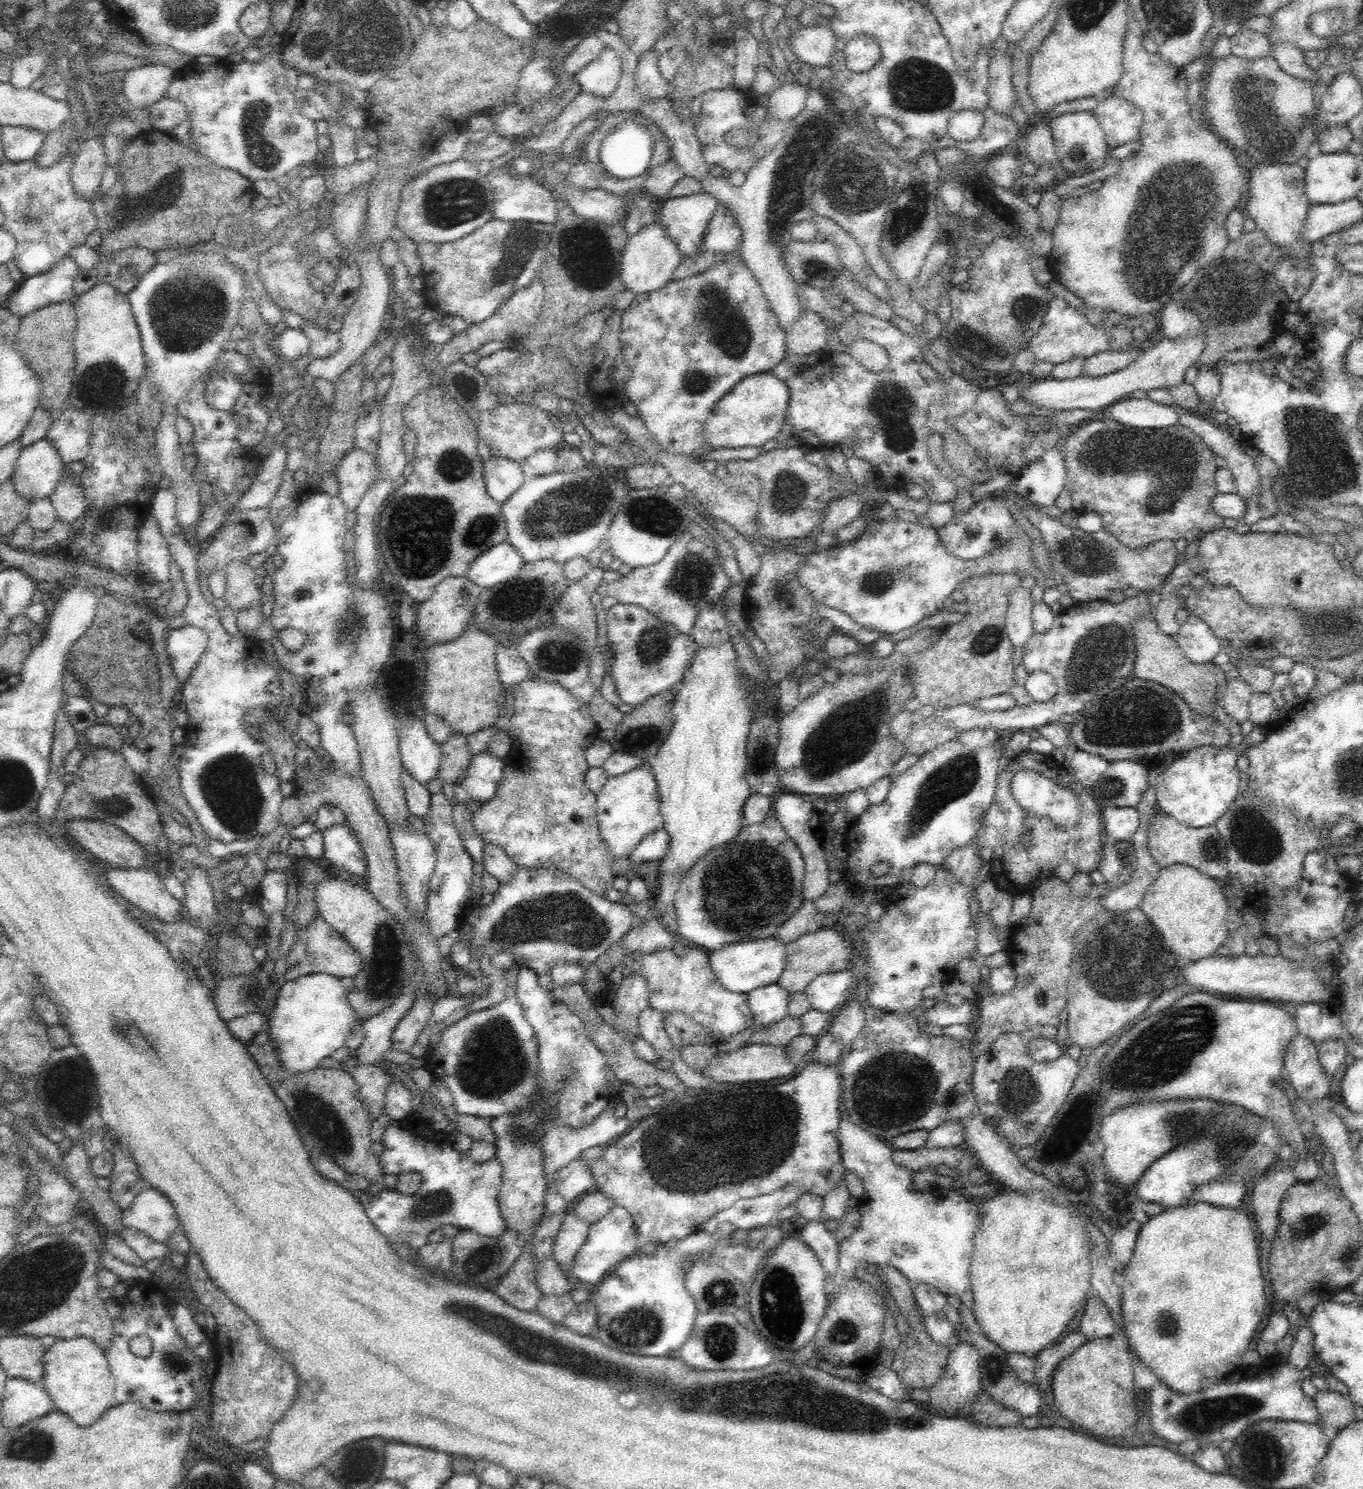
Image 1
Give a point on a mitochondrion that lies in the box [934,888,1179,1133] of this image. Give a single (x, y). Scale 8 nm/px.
(1122, 960)

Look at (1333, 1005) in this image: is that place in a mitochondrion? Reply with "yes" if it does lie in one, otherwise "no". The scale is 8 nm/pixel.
no

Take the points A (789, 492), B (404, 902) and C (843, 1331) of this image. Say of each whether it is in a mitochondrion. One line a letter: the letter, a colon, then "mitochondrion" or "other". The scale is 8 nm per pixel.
A: mitochondrion
B: other
C: mitochondrion

